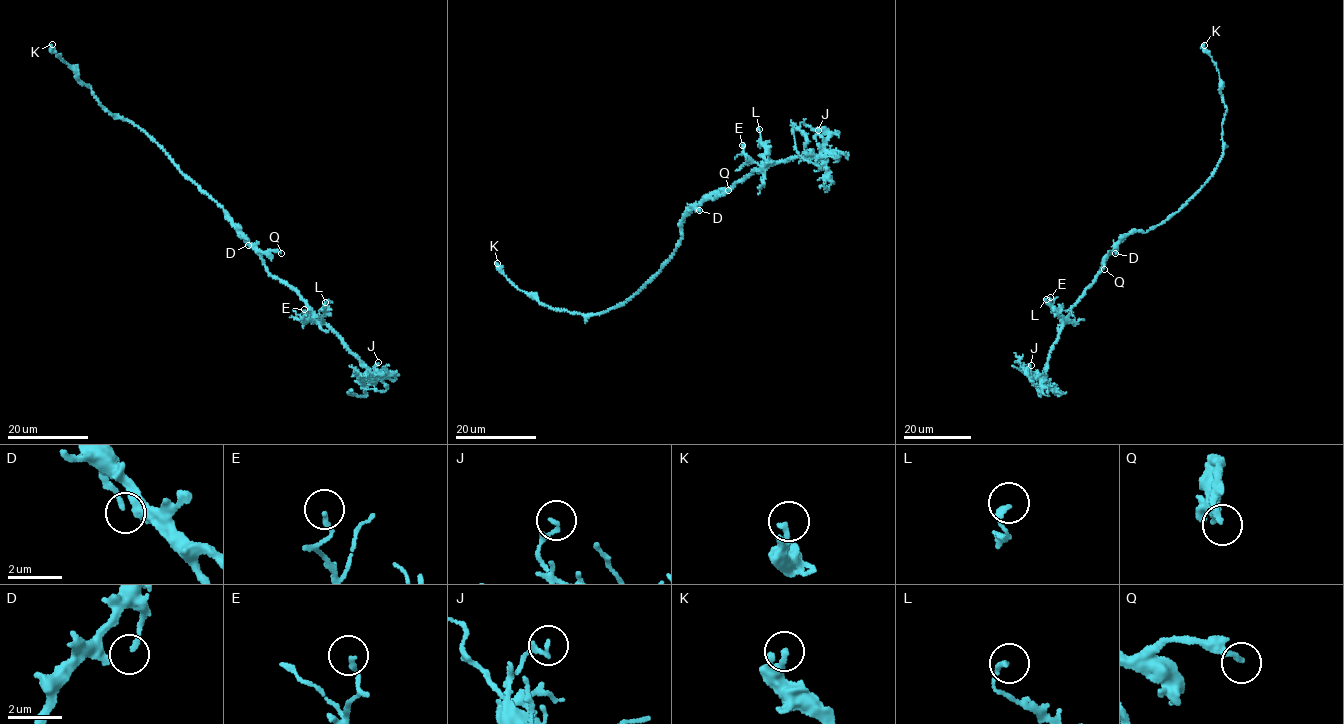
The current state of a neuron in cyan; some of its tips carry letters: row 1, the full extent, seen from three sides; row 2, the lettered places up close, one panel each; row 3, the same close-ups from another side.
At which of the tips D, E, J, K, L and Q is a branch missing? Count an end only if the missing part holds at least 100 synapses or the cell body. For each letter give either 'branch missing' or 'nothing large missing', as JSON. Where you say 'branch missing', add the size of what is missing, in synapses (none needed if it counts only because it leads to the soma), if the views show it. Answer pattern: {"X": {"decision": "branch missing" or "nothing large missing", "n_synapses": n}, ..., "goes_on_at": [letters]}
{"D": {"decision": "nothing large missing"}, "E": {"decision": "nothing large missing"}, "J": {"decision": "nothing large missing"}, "K": {"decision": "nothing large missing"}, "L": {"decision": "nothing large missing"}, "Q": {"decision": "nothing large missing"}, "goes_on_at": []}

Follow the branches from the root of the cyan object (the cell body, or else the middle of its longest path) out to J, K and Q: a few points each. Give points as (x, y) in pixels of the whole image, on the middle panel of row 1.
J: (683, 216), (700, 202), (728, 190), (747, 175), (791, 158), (819, 154), (828, 138), (825, 132), (818, 130)
K: (683, 216), (682, 239), (661, 270), (629, 300), (599, 313), (549, 308), (512, 284), (497, 263)
Q: (683, 216), (718, 190), (728, 190)

